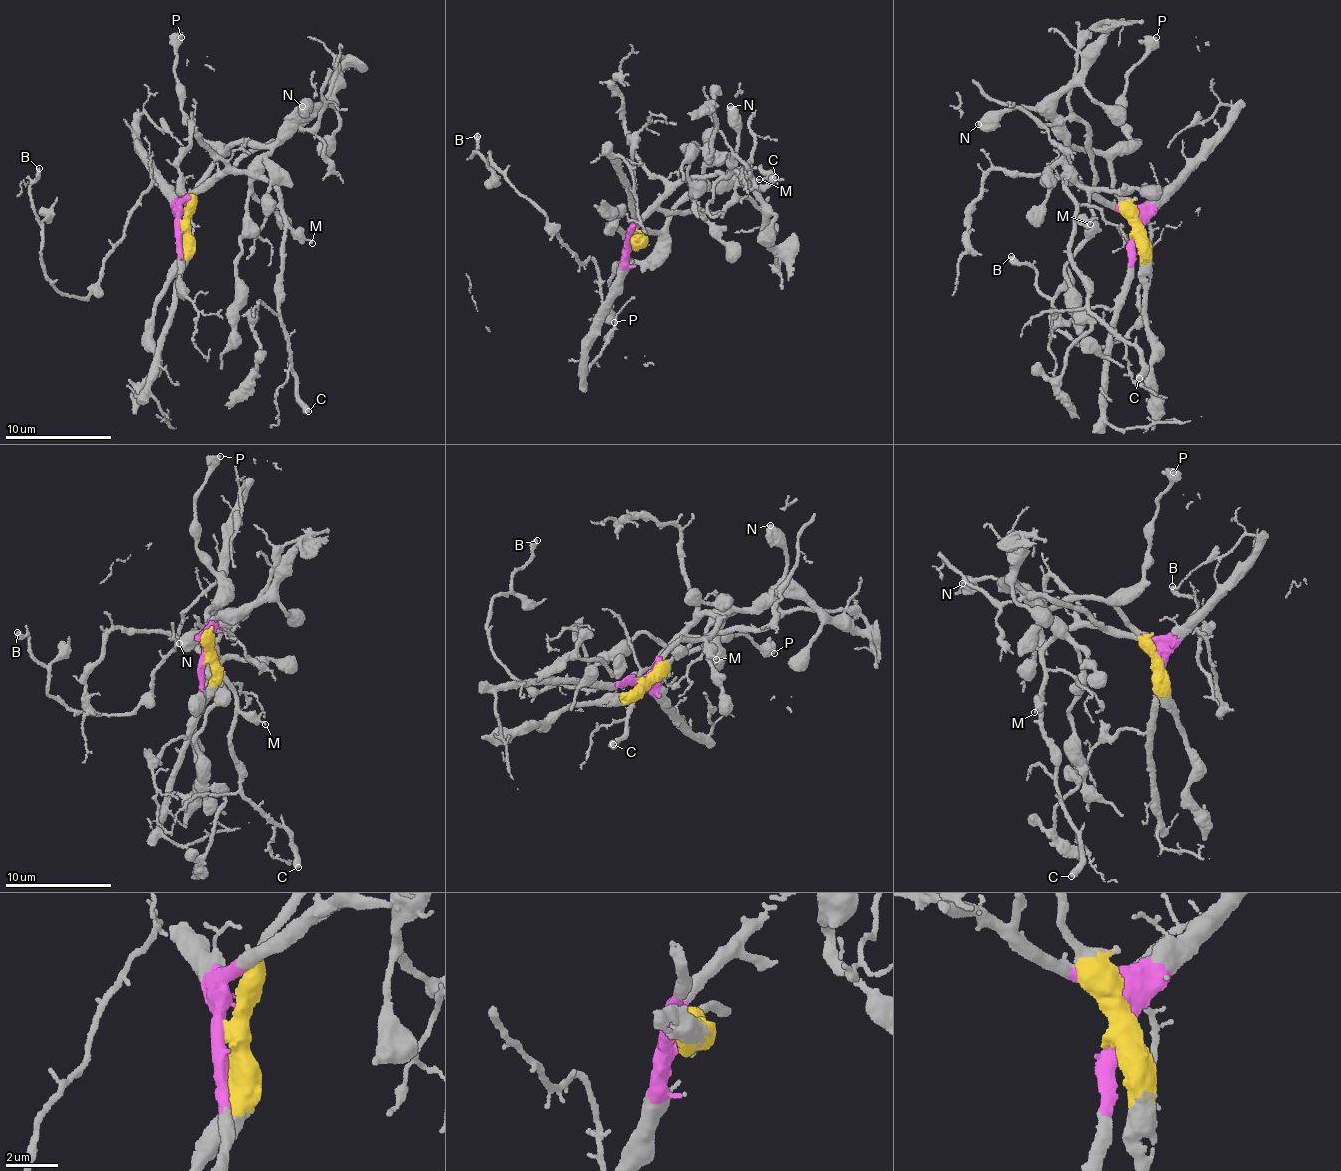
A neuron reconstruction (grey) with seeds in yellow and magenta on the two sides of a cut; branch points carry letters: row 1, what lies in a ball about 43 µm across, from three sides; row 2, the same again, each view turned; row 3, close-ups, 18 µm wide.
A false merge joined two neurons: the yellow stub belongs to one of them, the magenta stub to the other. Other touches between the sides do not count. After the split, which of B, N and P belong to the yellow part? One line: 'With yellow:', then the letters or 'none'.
With yellow: N, P

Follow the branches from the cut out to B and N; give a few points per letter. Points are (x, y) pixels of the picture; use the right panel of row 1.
B: (1135, 233), (1173, 184), (1143, 208), (1141, 318), (1097, 348), (1050, 325), (1036, 271), (1010, 255)
N: (1135, 233), (1104, 157), (1068, 147), (1049, 117), (1034, 109), (999, 109), (989, 111), (977, 124)

